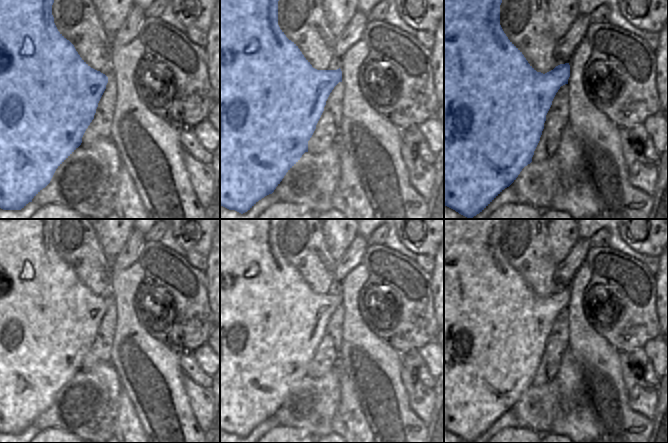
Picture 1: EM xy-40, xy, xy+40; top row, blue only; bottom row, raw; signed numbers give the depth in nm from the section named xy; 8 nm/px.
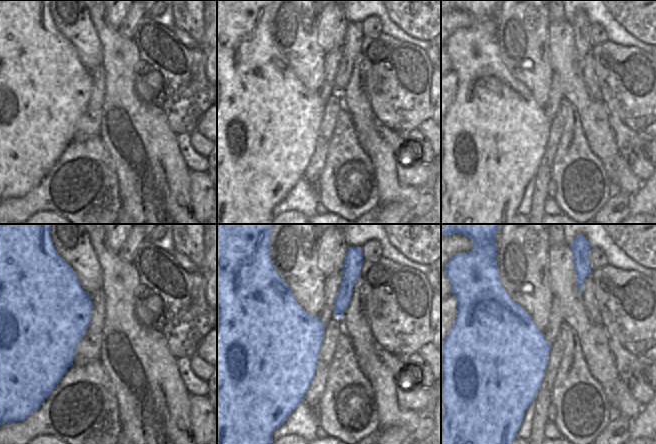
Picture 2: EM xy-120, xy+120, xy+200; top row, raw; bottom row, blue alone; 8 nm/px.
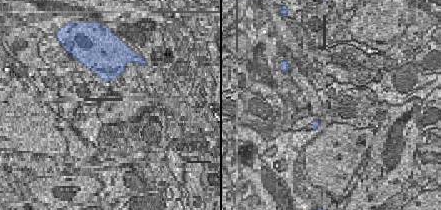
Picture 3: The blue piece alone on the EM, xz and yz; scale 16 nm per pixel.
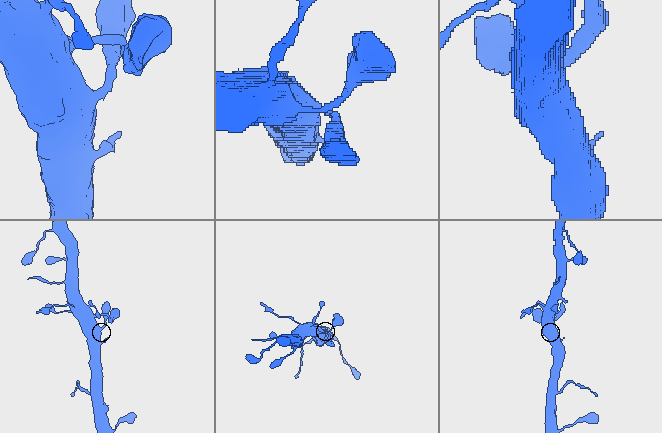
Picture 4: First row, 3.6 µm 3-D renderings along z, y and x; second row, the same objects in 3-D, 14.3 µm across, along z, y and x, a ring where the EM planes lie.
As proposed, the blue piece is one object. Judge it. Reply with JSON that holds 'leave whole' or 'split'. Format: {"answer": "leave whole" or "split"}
{"answer": "leave whole"}

